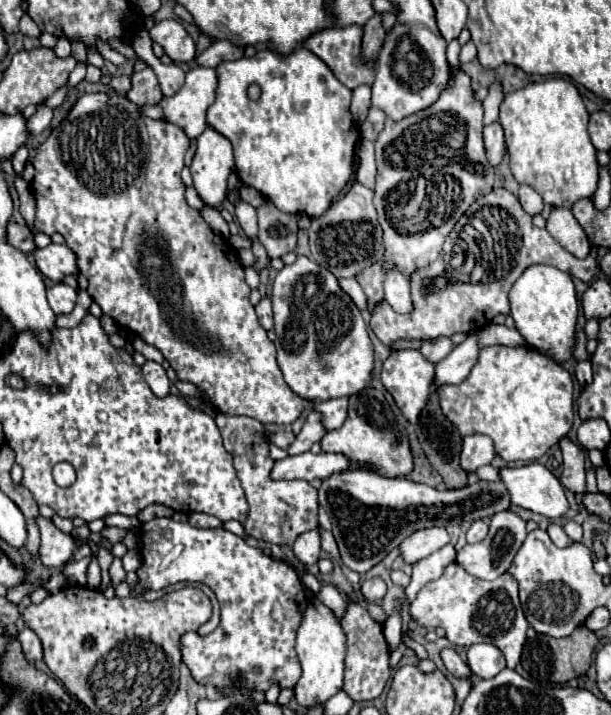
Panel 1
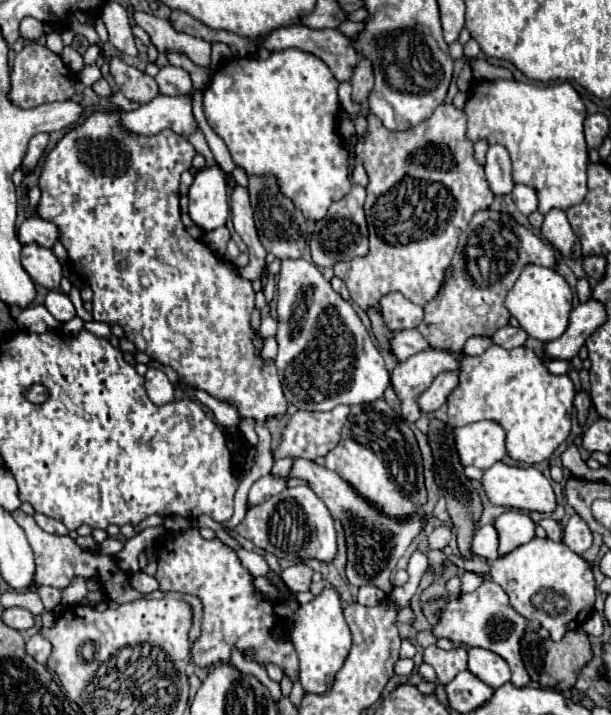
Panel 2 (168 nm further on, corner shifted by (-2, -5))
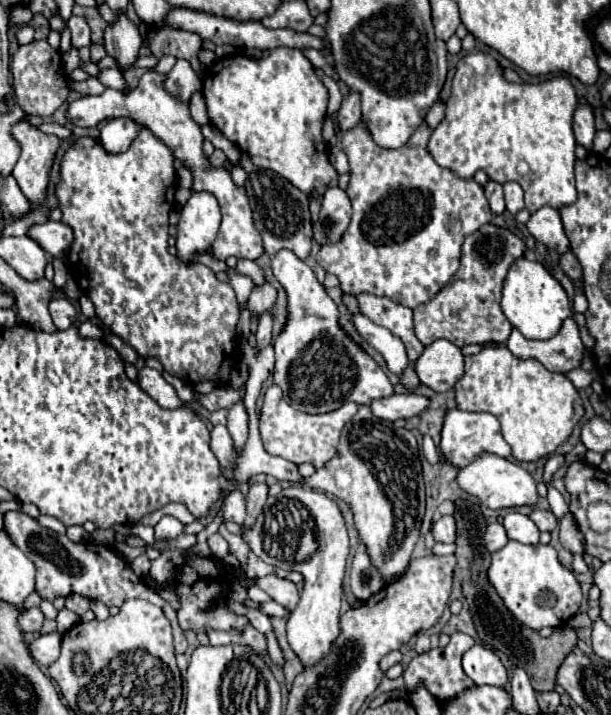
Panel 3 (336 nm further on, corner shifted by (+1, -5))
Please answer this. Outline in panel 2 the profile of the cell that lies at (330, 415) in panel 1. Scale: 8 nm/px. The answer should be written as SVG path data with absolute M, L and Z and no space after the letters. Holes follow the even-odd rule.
M337 406L329 412L309 412L309 410L297 410L295 412L295 420L287 422L283 432L281 432L281 442L279 446L273 450L275 460L277 458L307 458L307 460L315 460L319 456L325 456L329 450L333 450L339 442L339 434L341 428L349 416L349 406ZM291 424L295 424L291 428ZM295 432L295 438L291 436Z

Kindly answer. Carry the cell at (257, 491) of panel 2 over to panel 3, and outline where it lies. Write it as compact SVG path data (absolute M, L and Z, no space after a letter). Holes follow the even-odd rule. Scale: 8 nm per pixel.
M234 490L226 500L224 500L224 522L232 520L236 524L244 524L246 520L246 496L240 490Z

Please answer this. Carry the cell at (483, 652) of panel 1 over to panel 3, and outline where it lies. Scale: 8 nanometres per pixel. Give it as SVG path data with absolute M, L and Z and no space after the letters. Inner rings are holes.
M474 644L462 658L464 672L474 680L474 684L490 684L490 686L506 686L508 670L502 660L480 644Z

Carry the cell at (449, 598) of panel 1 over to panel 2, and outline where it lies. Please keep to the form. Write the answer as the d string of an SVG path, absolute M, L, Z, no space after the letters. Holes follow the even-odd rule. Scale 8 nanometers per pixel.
M455 576L449 580L447 592L449 592L449 600L445 604L445 610L439 614L439 622L433 628L433 634L437 638L449 638L451 642L461 644L461 646L469 646L469 648L479 646L479 648L499 654L501 658L505 658L505 662L509 664L509 668L513 672L511 684L527 686L531 678L529 678L529 674L523 666L521 654L519 654L519 640L521 640L521 634L525 632L527 620L509 606L509 598L503 592L503 588L499 584L495 584L493 580L485 580L475 592L459 596L461 580L459 580L459 576Z

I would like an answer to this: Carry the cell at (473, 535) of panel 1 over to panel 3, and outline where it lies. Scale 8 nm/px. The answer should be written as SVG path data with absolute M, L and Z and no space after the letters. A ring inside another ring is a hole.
M498 522L496 524L488 524L488 528L484 532L484 546L486 546L486 550L488 552L496 552L496 550L504 548L506 542L508 542L508 538L506 538L504 526L498 524Z

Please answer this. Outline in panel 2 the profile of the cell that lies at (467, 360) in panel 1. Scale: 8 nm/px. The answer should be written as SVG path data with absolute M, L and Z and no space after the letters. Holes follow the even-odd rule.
M443 372L435 378L435 382L417 398L417 406L421 412L435 412L441 408L447 400L447 396L453 392L453 388L459 382L459 372Z

